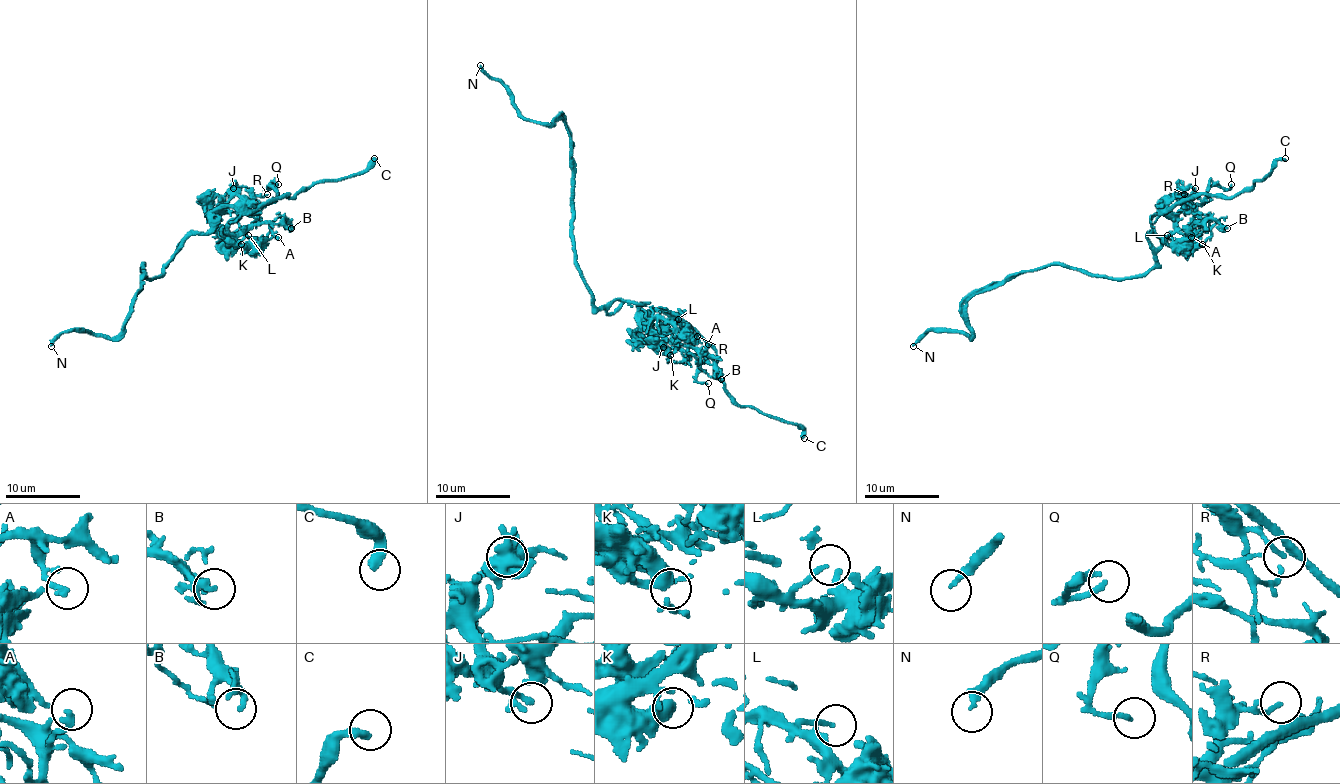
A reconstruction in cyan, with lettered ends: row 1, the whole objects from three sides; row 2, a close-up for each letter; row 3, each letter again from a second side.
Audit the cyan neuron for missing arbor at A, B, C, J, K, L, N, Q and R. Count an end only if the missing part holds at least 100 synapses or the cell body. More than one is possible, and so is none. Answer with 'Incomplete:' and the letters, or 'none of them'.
Incomplete: C

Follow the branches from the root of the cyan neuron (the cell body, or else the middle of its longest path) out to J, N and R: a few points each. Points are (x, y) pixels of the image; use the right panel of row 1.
J: (1144, 273), (1155, 263), (1155, 248), (1148, 239), (1152, 218), (1159, 212), (1180, 212), (1195, 188)
N: (1144, 273), (1110, 278), (1061, 265), (1013, 273), (967, 301), (969, 338), (928, 331), (913, 346)
R: (1144, 273), (1155, 263), (1155, 248), (1148, 239), (1152, 218), (1159, 207), (1165, 207), (1176, 196), (1184, 194)

